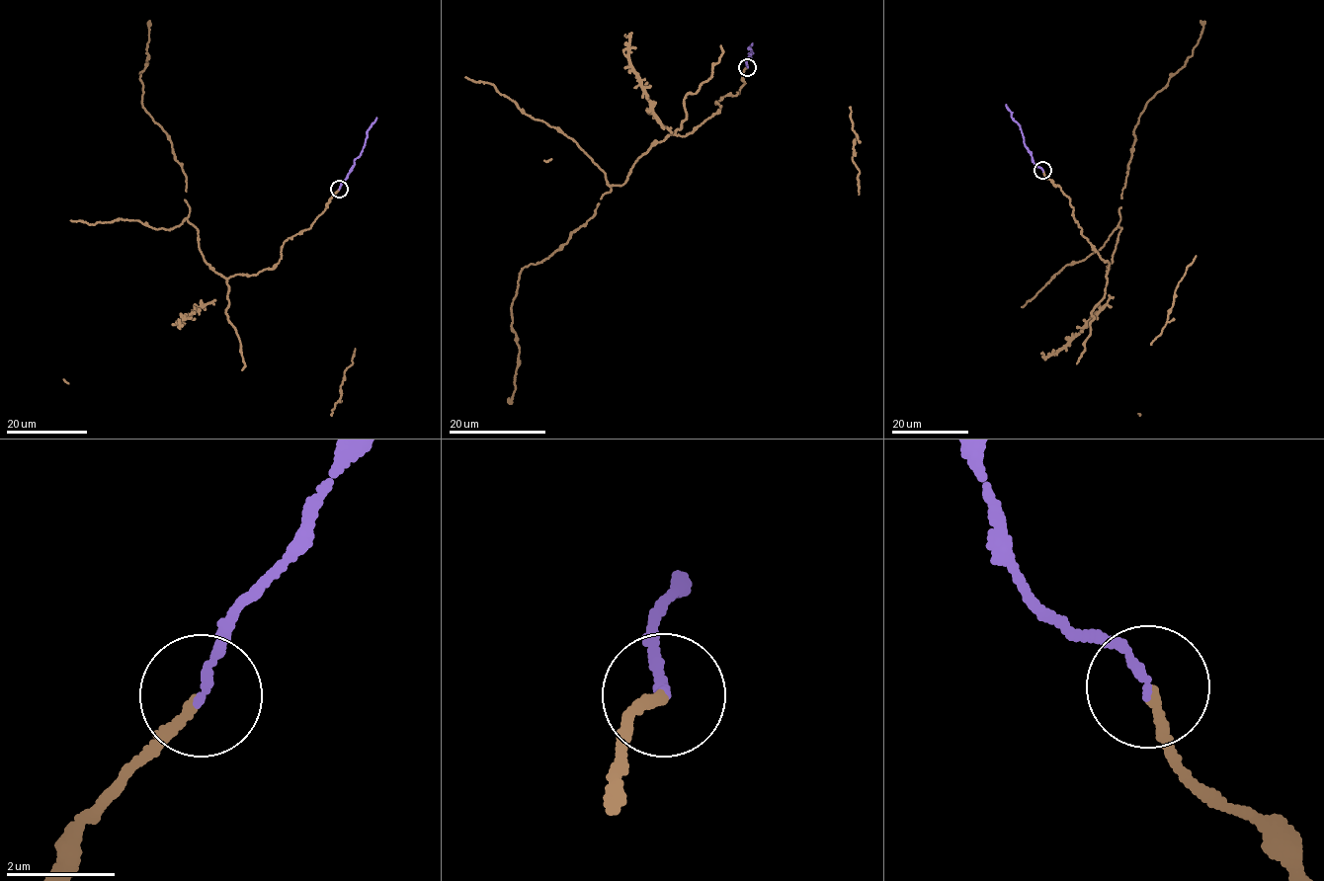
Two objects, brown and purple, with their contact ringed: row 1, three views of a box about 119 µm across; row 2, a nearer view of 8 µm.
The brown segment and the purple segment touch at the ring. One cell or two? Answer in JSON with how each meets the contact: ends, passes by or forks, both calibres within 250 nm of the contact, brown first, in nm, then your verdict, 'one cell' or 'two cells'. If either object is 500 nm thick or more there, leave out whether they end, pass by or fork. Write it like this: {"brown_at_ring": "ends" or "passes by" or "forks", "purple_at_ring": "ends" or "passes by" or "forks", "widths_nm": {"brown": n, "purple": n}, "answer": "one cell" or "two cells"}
{"brown_at_ring": "ends", "purple_at_ring": "ends", "widths_nm": {"brown": 200, "purple": 150}, "answer": "one cell"}

